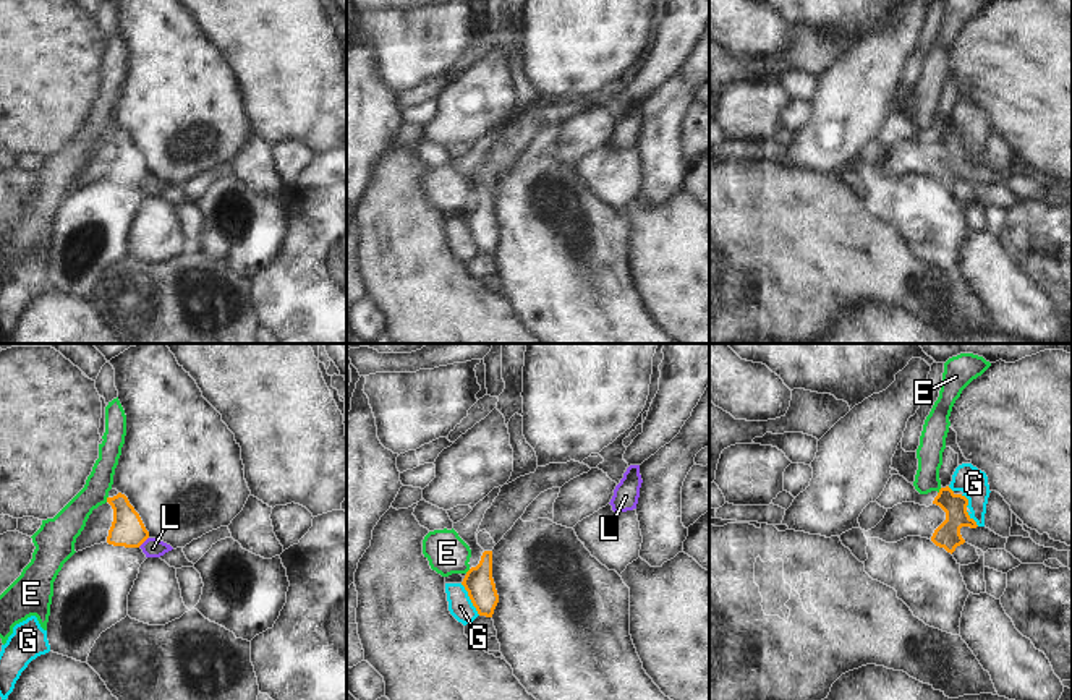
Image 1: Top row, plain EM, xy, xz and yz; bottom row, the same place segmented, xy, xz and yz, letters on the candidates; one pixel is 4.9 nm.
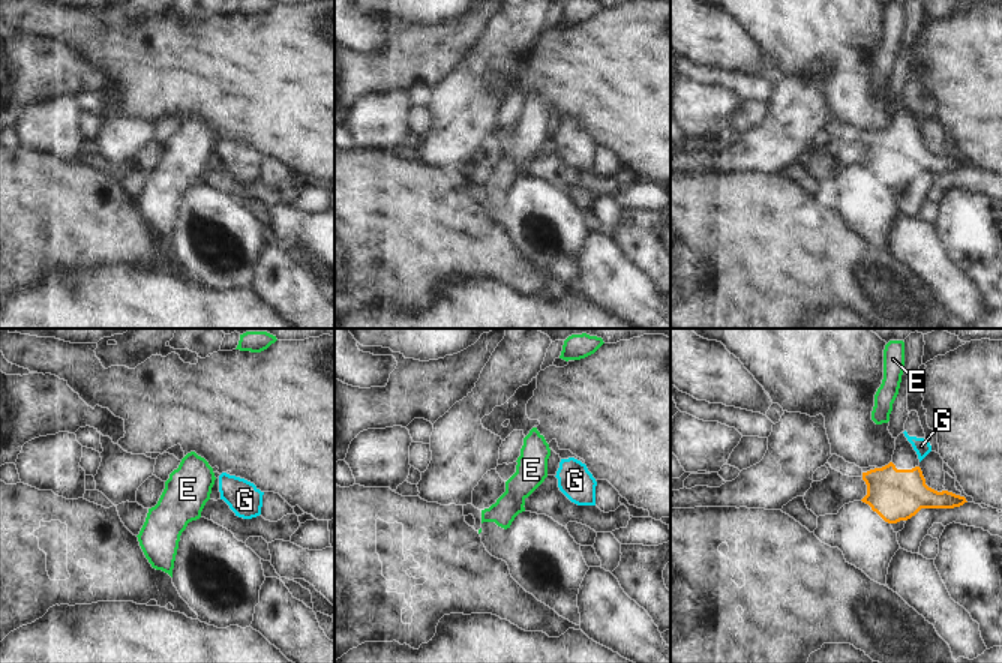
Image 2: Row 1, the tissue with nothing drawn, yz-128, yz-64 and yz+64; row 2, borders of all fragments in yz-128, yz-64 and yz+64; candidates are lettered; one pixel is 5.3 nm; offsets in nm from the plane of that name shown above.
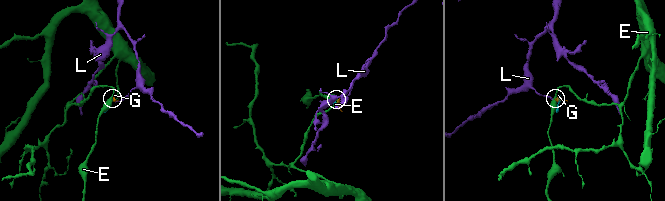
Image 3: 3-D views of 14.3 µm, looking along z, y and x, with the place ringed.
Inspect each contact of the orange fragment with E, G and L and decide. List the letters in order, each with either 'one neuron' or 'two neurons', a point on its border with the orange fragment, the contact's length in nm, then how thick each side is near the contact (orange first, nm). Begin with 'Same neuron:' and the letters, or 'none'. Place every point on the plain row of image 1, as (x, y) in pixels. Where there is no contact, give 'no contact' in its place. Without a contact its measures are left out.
Same neuron: none
E: two neurons | xy (107, 136) | 30 nm | 160/160 nm
G: two neurons | xz (470, 235) | 190 nm | 150/120 nm
L: two neurons | xy (143, 179) | 80 nm | 160/100 nm

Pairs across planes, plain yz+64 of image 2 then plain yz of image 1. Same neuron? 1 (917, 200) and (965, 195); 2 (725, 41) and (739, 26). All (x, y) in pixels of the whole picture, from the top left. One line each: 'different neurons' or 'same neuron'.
1: different neurons
2: same neuron

